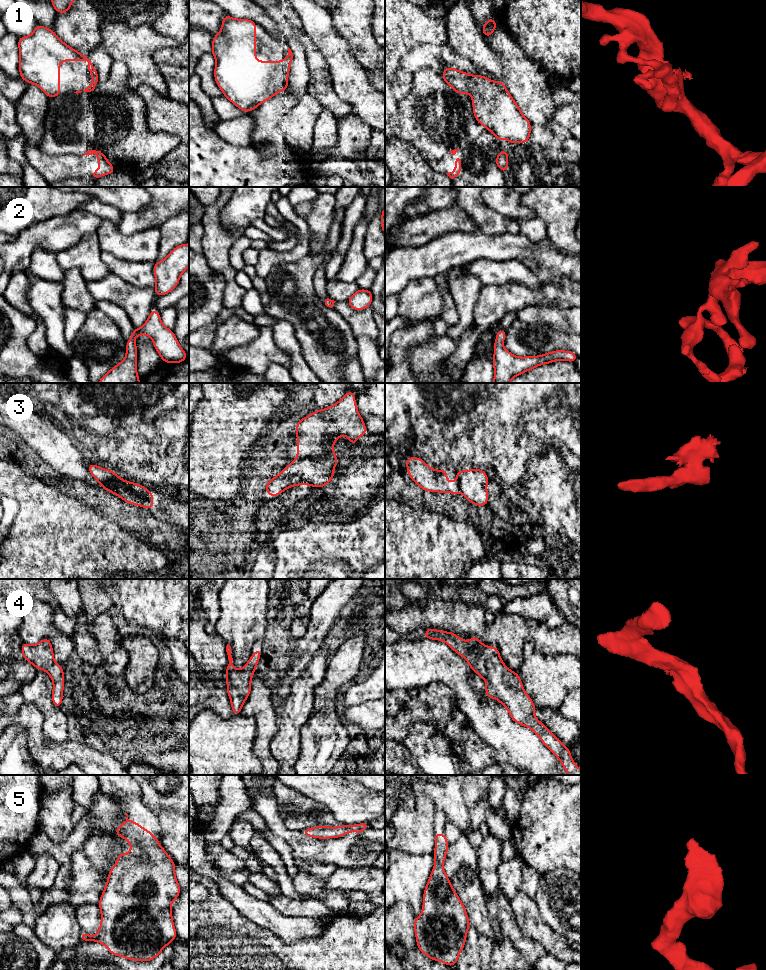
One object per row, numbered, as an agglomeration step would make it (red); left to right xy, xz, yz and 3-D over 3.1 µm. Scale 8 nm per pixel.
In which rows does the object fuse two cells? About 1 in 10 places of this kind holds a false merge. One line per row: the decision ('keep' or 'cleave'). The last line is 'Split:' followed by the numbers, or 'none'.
1: keep
2: keep
3: cleave
4: keep
5: keep
Split: 3

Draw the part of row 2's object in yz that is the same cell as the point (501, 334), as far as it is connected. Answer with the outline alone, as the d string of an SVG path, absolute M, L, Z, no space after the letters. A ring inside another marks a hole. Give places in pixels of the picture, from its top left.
M506 329L498 330L494 343L494 380L493 383L510 383L518 375L531 369L558 360L575 362L578 356L572 351L555 350L539 356L517 357L503 347Z

